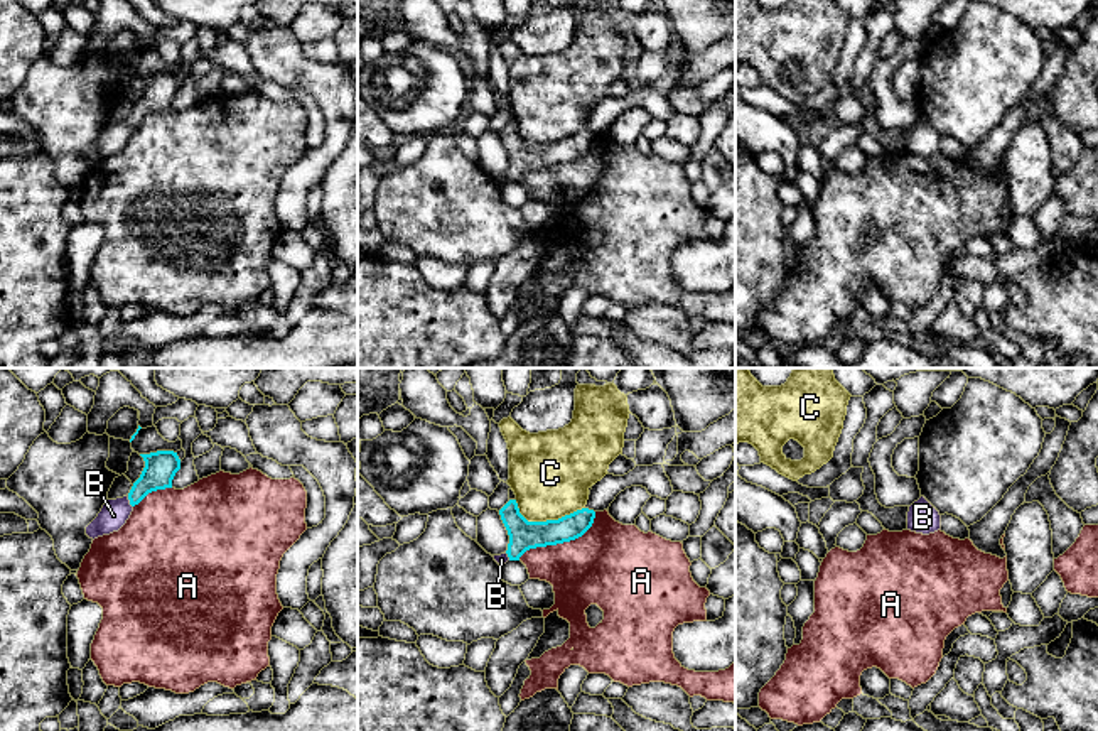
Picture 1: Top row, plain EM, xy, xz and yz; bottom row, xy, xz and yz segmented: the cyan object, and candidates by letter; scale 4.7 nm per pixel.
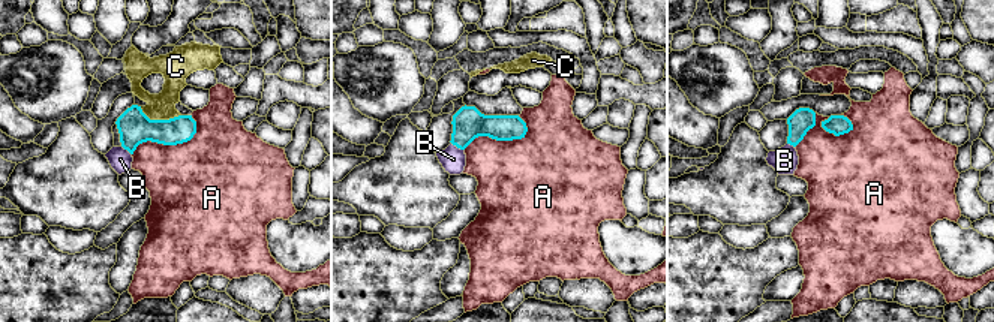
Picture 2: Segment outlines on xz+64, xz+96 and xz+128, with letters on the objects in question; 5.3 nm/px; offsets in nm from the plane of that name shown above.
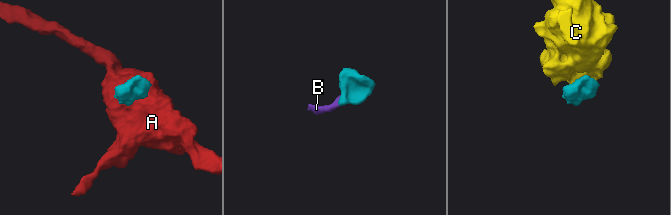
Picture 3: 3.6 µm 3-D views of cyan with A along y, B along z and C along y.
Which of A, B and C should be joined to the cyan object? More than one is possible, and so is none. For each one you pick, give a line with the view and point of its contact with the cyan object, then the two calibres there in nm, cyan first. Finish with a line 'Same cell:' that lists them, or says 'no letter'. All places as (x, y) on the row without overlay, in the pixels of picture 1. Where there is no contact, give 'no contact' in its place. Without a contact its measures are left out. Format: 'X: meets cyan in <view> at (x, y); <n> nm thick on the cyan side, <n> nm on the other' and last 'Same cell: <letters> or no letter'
B: meets cyan in xy at (130, 124); 150 nm thick on the cyan side, 140 nm on the other
Same cell: B

